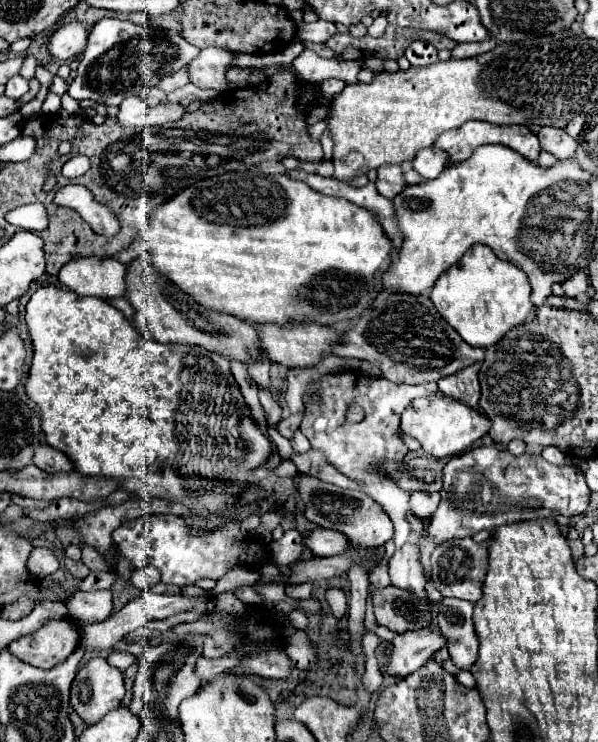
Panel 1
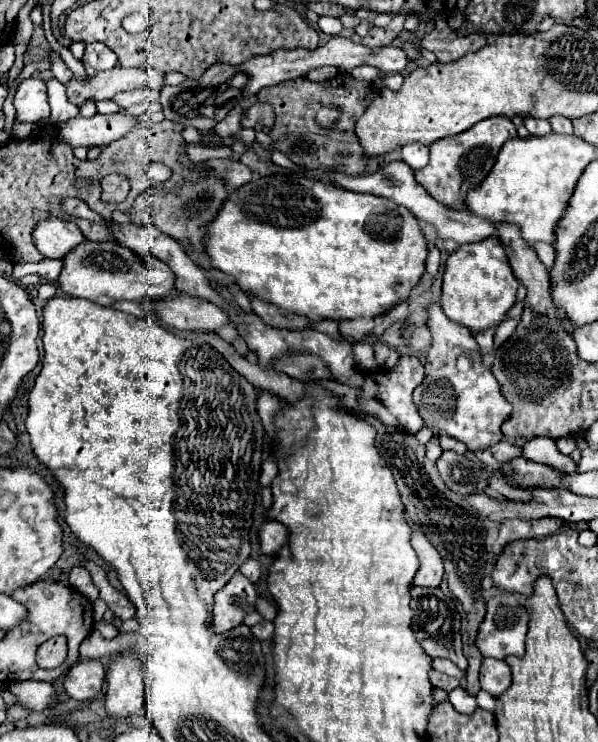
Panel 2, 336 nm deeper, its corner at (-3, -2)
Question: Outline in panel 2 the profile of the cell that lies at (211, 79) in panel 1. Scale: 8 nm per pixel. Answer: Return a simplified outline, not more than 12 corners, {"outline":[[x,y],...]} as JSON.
{"outline":[[121,68],[73,78],[69,102],[107,100],[135,88],[161,90],[165,72],[153,68]]}

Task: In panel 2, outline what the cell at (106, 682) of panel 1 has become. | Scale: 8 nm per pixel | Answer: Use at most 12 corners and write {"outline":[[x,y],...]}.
{"outline":[[83,660],[63,678],[73,700],[91,700],[103,688],[105,666]]}

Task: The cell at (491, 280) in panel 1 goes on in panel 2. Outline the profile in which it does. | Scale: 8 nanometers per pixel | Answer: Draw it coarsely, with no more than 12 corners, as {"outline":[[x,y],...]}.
{"outline":[[497,236],[449,254],[441,308],[471,332],[517,300]]}

